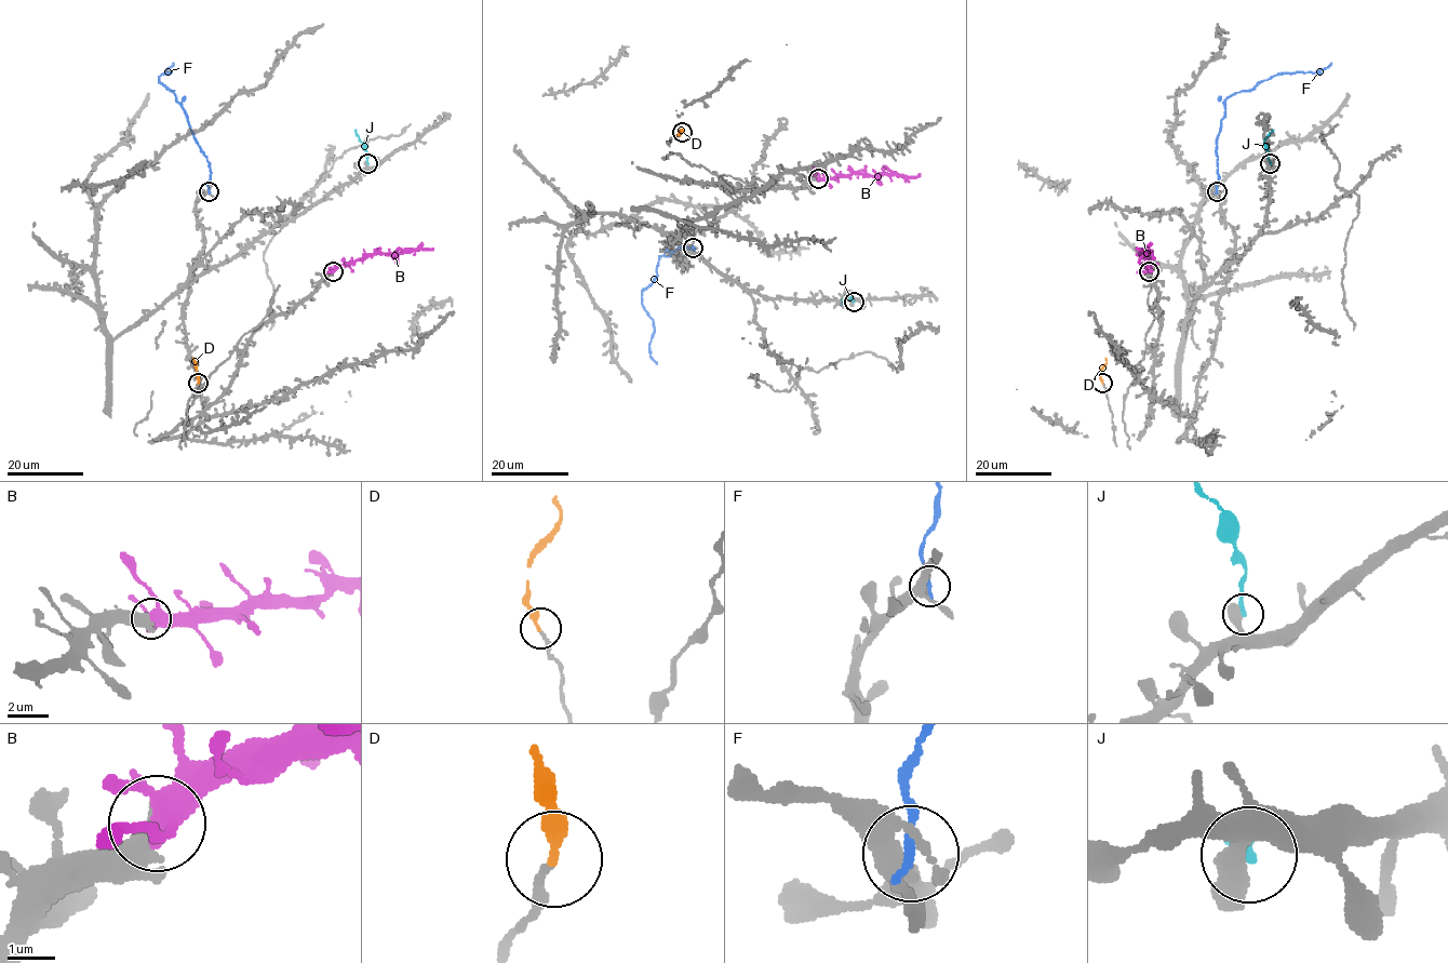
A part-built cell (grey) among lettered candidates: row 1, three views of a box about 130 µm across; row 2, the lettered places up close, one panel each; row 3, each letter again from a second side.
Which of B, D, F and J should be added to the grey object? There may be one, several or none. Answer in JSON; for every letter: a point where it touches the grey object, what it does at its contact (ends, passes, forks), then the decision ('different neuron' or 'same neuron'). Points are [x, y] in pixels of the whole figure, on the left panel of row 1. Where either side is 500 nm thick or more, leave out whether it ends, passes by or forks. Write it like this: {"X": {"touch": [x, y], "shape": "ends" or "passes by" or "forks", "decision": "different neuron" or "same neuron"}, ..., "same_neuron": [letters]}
{"B": {"touch": [333, 271], "shape": "forks", "decision": "same neuron"}, "D": {"touch": [198, 383], "shape": "ends", "decision": "same neuron"}, "F": {"touch": [209, 191], "shape": "ends", "decision": "different neuron"}, "J": {"touch": [367, 163], "shape": "ends", "decision": "different neuron"}, "same_neuron": ["B", "D"]}

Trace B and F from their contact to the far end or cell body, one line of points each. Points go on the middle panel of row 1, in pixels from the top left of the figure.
B: (818, 179), (834, 179), (852, 173), (873, 176), (916, 176), (920, 173)
F: (693, 248), (659, 256), (657, 278), (641, 293), (653, 320), (648, 350), (656, 363)

